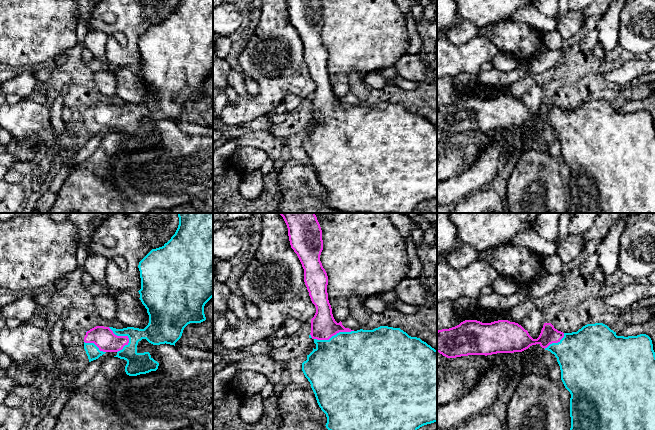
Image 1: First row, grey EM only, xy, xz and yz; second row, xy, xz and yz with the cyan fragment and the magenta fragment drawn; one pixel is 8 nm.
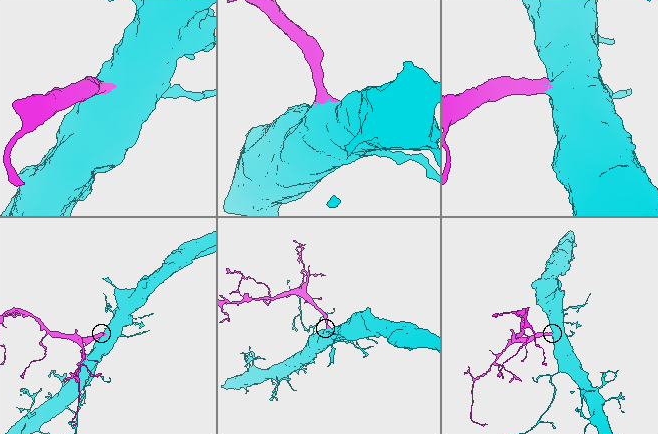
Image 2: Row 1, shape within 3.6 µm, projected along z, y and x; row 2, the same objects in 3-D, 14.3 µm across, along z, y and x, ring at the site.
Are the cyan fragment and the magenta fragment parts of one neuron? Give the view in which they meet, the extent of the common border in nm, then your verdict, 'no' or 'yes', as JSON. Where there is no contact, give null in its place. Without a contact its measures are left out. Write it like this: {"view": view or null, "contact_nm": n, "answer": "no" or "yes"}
{"view": "xy", "contact_nm": 220, "answer": "yes"}

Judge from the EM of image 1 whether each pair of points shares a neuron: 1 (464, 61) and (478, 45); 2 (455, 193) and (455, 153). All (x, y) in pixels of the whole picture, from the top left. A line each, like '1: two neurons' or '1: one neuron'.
1: one neuron
2: two neurons

